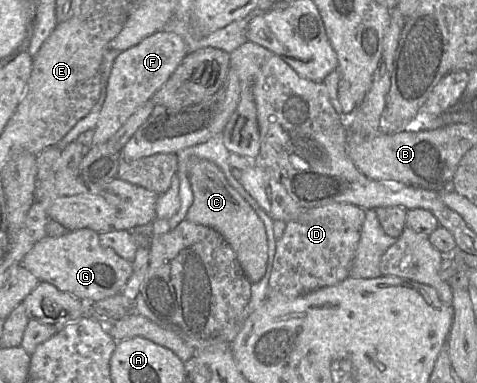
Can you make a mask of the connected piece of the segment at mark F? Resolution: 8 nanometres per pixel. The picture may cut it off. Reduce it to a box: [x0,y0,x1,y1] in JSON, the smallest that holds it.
[92,30,187,146]

